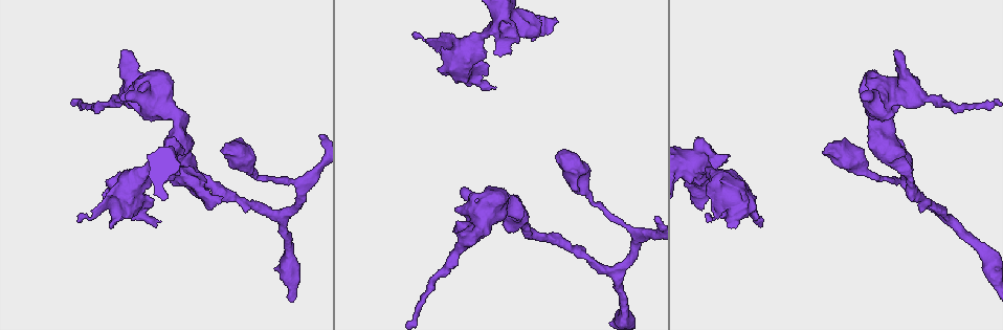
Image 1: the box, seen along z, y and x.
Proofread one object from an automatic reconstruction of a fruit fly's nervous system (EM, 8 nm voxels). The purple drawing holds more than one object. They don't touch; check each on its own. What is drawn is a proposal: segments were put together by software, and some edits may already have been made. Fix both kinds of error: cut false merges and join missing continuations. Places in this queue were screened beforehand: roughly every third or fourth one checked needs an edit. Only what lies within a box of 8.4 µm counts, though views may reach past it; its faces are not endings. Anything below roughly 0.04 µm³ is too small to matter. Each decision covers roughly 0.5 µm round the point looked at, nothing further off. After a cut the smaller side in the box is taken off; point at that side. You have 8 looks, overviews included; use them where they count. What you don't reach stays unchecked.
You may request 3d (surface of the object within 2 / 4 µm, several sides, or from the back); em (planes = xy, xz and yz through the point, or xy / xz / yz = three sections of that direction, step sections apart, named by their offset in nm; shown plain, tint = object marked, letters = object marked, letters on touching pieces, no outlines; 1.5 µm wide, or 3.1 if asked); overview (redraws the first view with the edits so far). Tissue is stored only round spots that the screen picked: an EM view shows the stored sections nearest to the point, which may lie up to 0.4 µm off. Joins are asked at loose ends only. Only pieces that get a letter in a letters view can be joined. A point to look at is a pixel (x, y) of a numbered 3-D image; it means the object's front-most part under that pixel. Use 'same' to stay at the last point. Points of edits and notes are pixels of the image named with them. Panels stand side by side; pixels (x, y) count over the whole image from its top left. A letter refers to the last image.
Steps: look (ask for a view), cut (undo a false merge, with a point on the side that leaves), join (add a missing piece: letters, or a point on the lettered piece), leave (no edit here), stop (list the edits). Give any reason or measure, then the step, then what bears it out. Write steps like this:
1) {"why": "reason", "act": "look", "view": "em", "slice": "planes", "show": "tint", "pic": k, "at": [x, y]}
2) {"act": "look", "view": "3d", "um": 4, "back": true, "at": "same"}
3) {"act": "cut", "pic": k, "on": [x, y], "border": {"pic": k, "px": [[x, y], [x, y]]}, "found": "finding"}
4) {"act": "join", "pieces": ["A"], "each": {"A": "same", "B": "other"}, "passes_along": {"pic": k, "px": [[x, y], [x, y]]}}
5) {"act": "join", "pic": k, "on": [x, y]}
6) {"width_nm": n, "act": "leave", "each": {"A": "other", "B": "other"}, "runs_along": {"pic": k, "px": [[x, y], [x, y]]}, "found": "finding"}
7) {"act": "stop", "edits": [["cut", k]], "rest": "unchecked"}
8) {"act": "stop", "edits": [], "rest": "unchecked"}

{"why": "branch stops here", "act": "look", "view": "3d", "um": 4, "pic": 1, "at": [762, 220]}

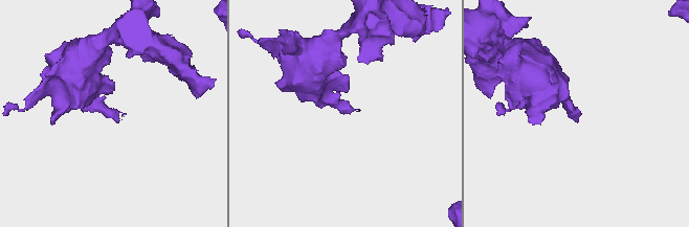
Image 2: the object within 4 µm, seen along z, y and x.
{"why": "shape alone is not enough", "act": "look", "view": "em", "slice": "planes", "show": "letters", "pic": 2, "at": [578, 114]}

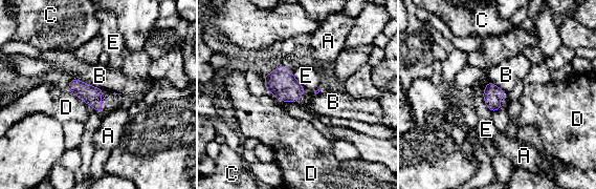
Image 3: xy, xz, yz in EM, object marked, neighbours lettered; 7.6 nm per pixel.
{"act": "leave", "each": {"A": "other", "B": "other", "C": "other", "D": "other", "E": "other"}, "found": "none of them fits"}

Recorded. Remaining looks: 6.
{"why": "free end", "act": "look", "view": "3d", "um": 2, "back": true, "pic": 1, "at": [824, 153]}

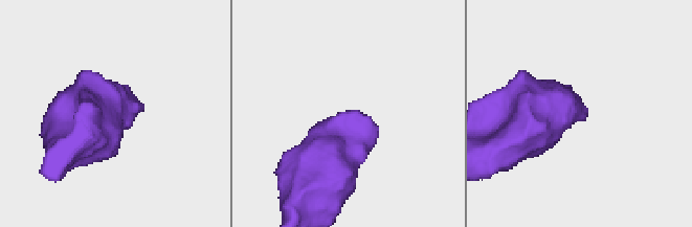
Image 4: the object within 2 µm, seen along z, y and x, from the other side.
{"why": "need the tissue", "act": "look", "view": "em", "slice": "yz", "step": 8, "show": "letters", "pic": 4, "at": [586, 115]}

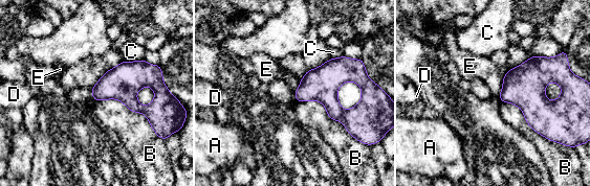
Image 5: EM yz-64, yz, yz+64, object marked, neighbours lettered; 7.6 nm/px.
{"why": "cut it another way", "act": "look", "view": "em", "slice": "xz", "step": 8, "show": "letters", "at": "same"}

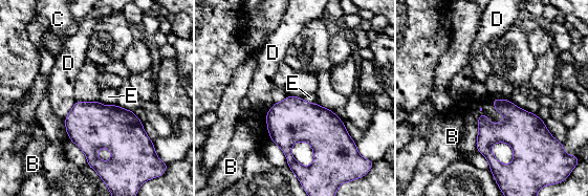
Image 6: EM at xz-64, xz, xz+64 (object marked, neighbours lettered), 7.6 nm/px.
{"act": "leave", "each": {"B": "other", "C": "other", "D": "other", "E": "other"}, "border": {"pic": 6, "px": [[493, 99], [476, 150]]}, "found": "no lettered piece goes on from it"}

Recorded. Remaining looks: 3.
{"why": "stops while still wide", "act": "look", "view": "em", "slice": "yz", "step": 4, "show": "tint", "pic": 1, "at": [555, 19]}

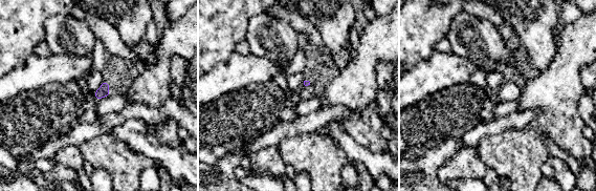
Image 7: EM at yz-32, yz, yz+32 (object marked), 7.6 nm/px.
{"why": "cut it another way", "act": "look", "view": "em", "slice": "planes", "show": "letters", "at": "same"}

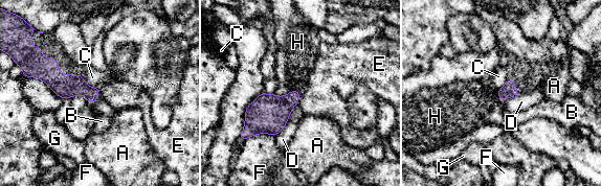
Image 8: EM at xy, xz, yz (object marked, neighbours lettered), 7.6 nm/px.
{"act": "leave", "each": {"A": "other", "B": "other", "C": "other", "D": "other", "E": "other", "F": "other", "G": "other", "H": "other"}, "runs_along": {"pic": 8, "px": [[36, 72], [95, 94]]}, "found": "no lettered piece goes on from it"}

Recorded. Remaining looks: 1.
{"act": "stop", "edits": [], "rest": "unchecked"}

